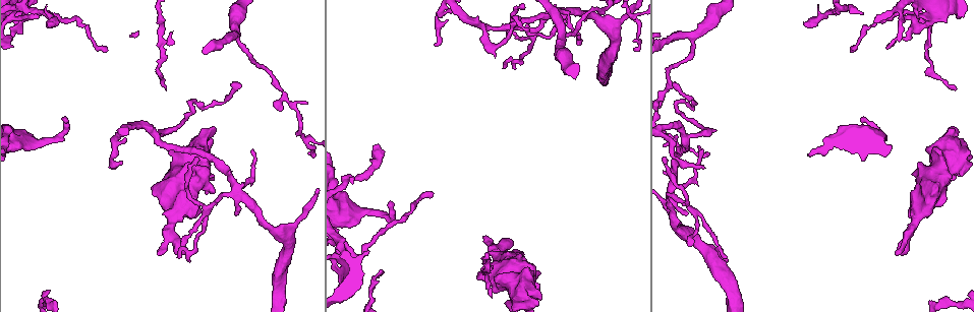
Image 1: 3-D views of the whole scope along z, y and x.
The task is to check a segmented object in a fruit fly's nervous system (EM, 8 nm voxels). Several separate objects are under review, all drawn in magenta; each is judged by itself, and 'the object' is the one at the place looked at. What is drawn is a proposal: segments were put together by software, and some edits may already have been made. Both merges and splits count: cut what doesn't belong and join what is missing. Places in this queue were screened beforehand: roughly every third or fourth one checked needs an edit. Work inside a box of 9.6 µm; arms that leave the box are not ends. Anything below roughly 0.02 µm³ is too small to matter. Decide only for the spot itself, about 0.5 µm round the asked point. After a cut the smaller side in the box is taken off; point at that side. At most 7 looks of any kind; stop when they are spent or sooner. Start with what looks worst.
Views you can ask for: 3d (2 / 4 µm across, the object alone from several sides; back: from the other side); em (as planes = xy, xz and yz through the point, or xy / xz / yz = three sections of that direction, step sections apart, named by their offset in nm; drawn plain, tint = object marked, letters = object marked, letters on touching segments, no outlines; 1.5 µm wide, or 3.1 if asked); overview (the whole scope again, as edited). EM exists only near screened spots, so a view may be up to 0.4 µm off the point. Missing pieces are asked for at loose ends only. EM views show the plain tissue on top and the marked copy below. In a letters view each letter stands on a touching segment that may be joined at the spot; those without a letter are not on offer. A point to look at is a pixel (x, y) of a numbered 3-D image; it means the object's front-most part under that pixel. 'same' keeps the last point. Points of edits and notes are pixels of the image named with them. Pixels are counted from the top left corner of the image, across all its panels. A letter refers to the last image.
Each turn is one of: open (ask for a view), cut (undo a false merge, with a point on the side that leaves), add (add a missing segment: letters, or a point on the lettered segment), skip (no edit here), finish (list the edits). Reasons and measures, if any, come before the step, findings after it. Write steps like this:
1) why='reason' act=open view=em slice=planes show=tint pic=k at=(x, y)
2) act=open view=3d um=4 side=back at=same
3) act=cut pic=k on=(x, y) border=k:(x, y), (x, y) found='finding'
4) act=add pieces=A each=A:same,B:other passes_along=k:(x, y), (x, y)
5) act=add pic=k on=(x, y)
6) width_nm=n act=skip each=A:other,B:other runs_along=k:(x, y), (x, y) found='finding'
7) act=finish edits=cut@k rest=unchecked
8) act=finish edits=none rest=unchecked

why='branch stops here' act=open view=3d um=4 pic=1 at=(483, 236)

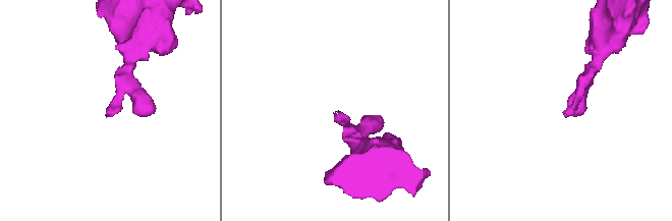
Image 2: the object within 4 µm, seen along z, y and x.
act=open view=em slice=xy step=4 show=letters pic=2 at=(333, 113)

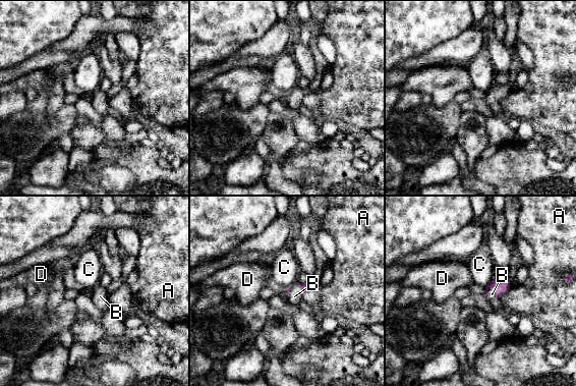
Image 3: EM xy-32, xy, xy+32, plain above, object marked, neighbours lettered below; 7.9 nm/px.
act=add pic=3 on=(492, 294) each=A:other,B:same,C:other,D:other passes_along=3:(501, 287), (487, 289), (492, 294) found='it goes on there'

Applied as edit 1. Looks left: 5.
why='see it whole again' act=open view=overview

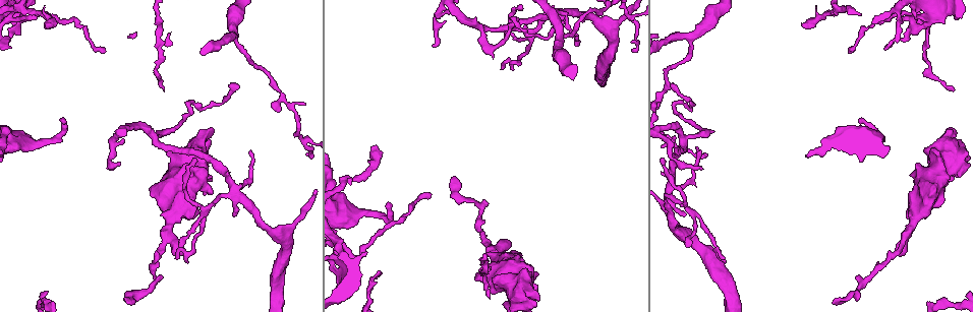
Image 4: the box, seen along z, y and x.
why='thick end' act=open view=3d um=4 pic=4 at=(538, 300)

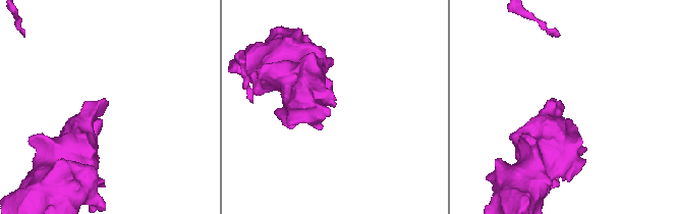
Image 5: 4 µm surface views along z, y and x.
why='now the EM' act=open view=em slice=xy step=8 show=tint pic=5 at=(335, 106)

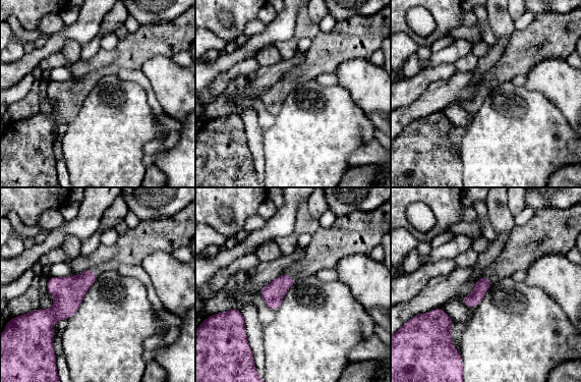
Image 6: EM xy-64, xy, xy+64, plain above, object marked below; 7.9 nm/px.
act=open view=em slice=planes show=letters at=same

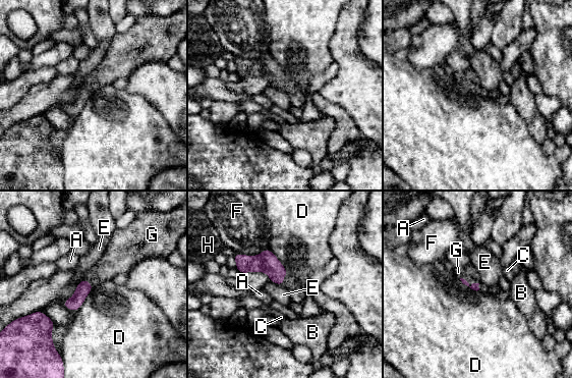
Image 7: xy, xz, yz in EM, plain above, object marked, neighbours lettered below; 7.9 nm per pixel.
act=add pic=7 on=(469, 273) each=A:other,B:other,C:other,D:other,E:other,F:other,G:same,H:other passes_along=7:(474, 286), (468, 283), (469, 273) found='the cell continues'

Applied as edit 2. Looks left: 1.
why='touches itself' act=open view=em slice=xy step=4 show=letters pic=4 at=(916, 22)

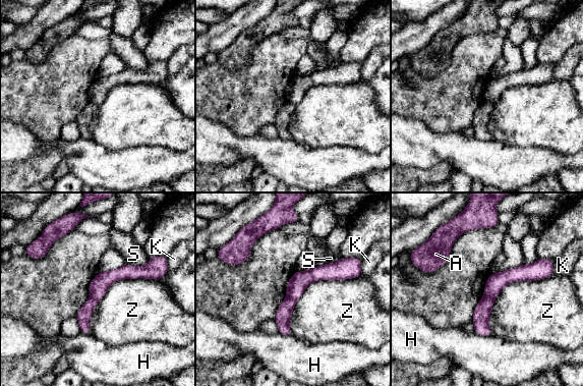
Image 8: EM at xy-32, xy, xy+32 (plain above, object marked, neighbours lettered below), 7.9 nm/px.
act=cut pic=8 on=(482, 311) each=A:other,H:other,K:other,S:other,Z:other found='a second cell is stuck on'

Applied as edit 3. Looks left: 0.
act=finish edits=add@3,add@7,cut@8 rest=unchecked

